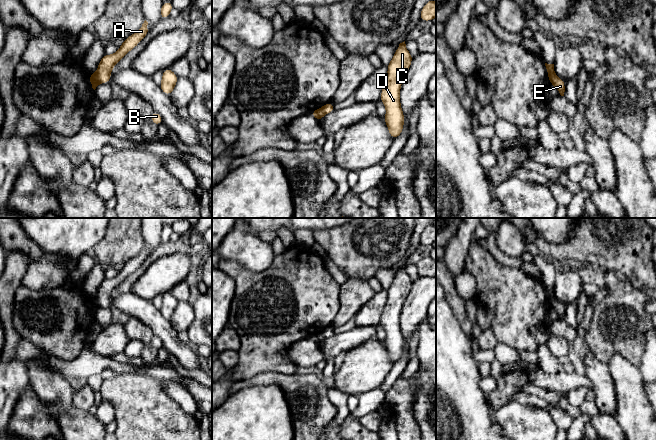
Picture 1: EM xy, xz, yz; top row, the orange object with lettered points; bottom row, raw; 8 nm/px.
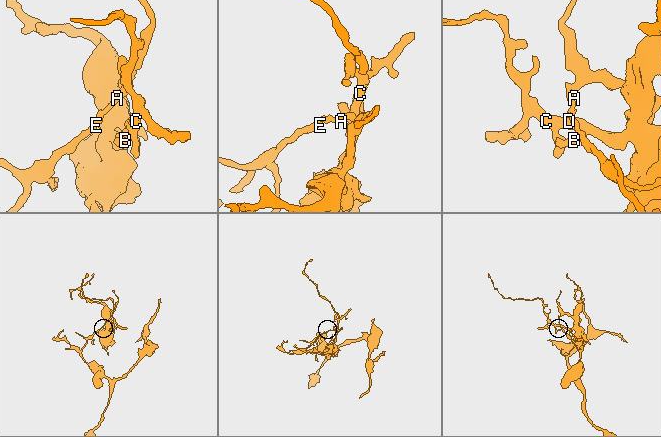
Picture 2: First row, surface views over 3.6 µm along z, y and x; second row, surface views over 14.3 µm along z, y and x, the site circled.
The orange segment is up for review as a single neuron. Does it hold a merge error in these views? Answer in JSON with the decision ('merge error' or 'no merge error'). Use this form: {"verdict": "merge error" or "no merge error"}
{"verdict": "merge error"}

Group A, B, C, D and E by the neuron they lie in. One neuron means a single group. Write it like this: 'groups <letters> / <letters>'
groups A B C D / E

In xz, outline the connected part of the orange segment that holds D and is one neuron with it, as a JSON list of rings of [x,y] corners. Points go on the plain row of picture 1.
[[[405,265],[400,267],[393,283],[387,289],[388,297],[381,316],[380,325],[386,332],[384,346],[394,364],[401,359],[404,351],[404,337],[400,327],[401,308],[412,287],[413,280],[406,272]]]

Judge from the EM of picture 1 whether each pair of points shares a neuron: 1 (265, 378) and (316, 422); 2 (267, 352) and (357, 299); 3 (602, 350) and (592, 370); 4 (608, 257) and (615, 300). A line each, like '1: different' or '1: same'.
1: same
2: different
3: different
4: different

